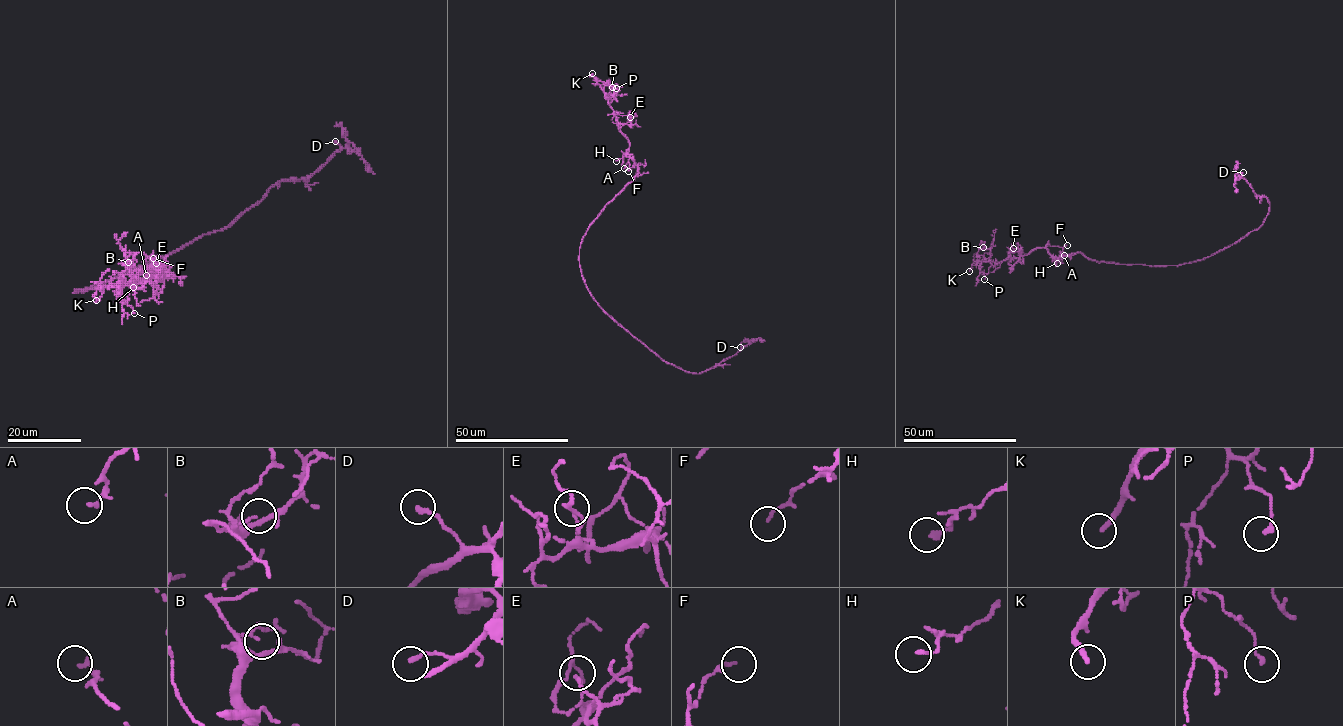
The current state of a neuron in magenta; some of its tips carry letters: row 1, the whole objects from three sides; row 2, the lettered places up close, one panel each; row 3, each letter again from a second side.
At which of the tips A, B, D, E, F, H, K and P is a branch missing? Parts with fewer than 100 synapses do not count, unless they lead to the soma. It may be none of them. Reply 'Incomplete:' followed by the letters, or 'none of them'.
Incomplete: K

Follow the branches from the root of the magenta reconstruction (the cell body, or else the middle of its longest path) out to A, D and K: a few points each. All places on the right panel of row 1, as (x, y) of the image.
A: (1172, 265), (1096, 261), (1079, 252), (1053, 258), (1058, 260), (1064, 255)
D: (1172, 265), (1202, 260), (1262, 224), (1269, 202), (1254, 192), (1243, 172)
K: (1172, 265), (1096, 261), (1079, 252), (1054, 258), (1044, 247), (1036, 247), (1001, 262), (974, 263), (969, 271)

